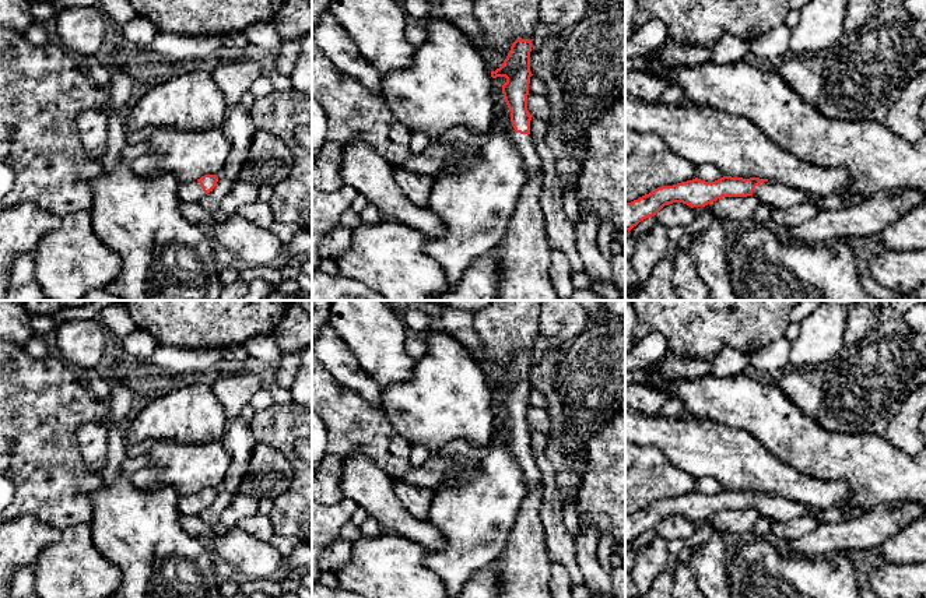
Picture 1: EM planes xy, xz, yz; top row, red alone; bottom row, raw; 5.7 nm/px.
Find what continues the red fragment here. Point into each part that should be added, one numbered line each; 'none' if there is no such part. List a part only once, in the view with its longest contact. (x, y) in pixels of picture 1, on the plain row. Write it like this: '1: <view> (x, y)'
1: xz (525, 456)

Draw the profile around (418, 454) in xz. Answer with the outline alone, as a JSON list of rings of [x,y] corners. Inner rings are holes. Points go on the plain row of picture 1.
[[[415,444],[415,446],[411,447],[411,451],[410,451],[410,464],[411,464],[411,467],[420,467],[431,455],[432,455],[432,453],[425,446]]]

